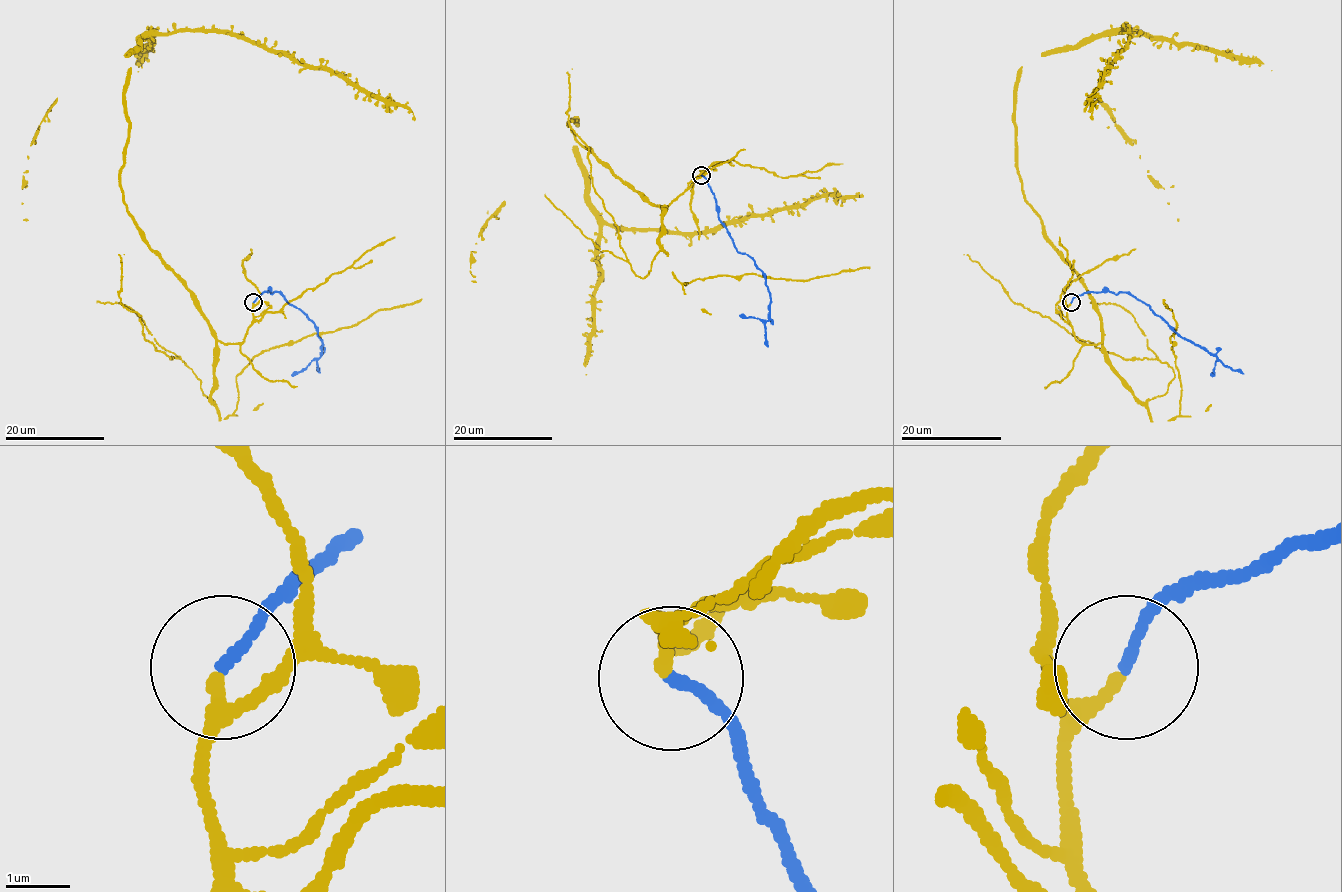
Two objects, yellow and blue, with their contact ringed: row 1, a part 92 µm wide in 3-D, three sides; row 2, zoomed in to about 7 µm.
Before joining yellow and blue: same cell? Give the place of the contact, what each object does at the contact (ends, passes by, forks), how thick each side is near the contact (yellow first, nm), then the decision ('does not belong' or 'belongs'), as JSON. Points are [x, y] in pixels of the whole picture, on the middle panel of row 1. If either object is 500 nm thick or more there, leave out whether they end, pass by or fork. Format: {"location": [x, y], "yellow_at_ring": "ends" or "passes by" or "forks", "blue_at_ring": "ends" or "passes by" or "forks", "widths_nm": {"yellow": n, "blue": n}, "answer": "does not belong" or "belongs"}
{"location": [701, 175], "yellow_at_ring": "passes by", "blue_at_ring": "ends", "widths_nm": {"yellow": 180, "blue": 170}, "answer": "belongs"}

